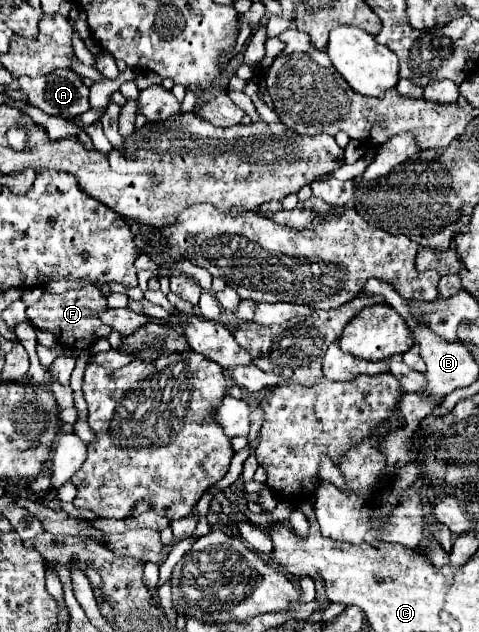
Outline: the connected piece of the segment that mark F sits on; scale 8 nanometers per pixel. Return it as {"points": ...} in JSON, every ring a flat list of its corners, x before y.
{"points":[[86,286,82,290,70,290,64,294,42,294,42,298,34,306,30,306,26,314,36,328,50,330,66,348,78,350,88,348,94,340,108,336,110,328,96,318,102,308,106,308,104,294,96,286]]}

